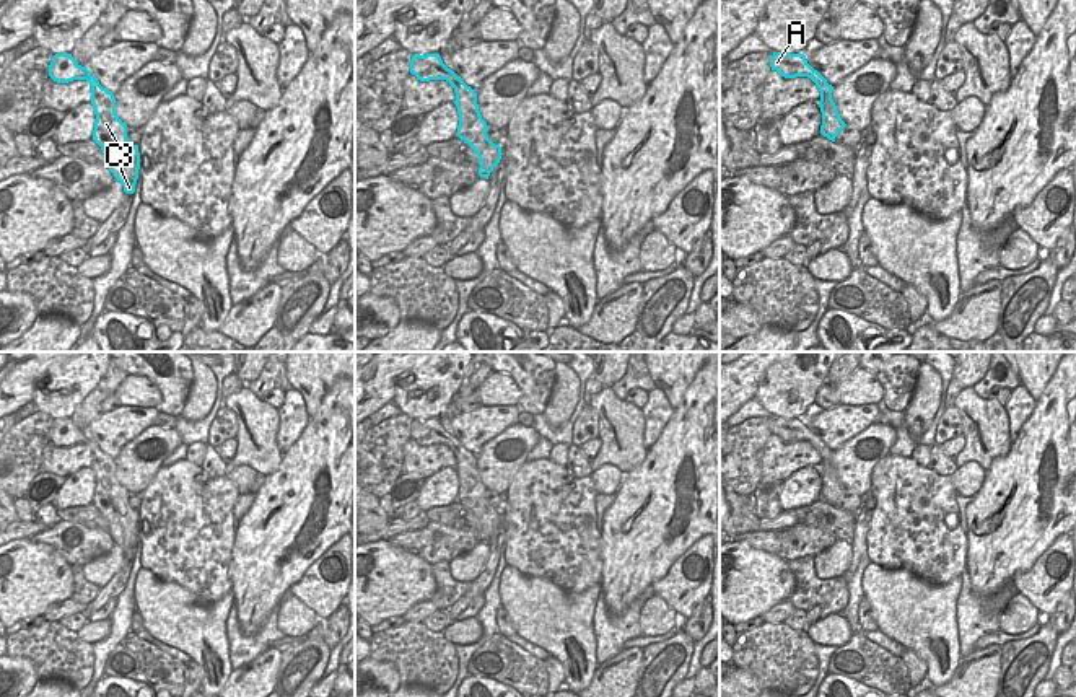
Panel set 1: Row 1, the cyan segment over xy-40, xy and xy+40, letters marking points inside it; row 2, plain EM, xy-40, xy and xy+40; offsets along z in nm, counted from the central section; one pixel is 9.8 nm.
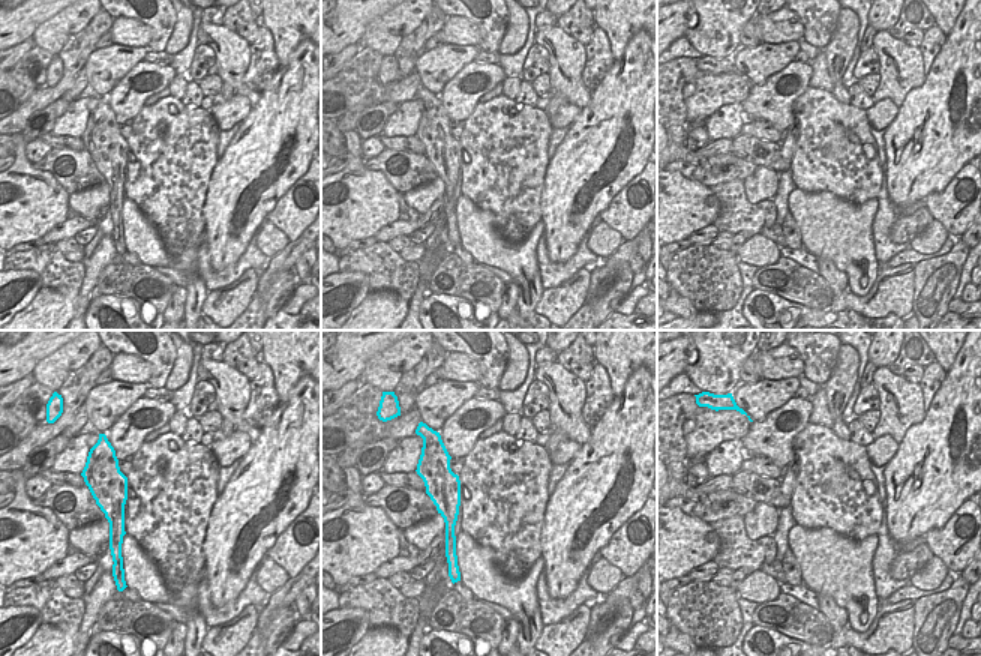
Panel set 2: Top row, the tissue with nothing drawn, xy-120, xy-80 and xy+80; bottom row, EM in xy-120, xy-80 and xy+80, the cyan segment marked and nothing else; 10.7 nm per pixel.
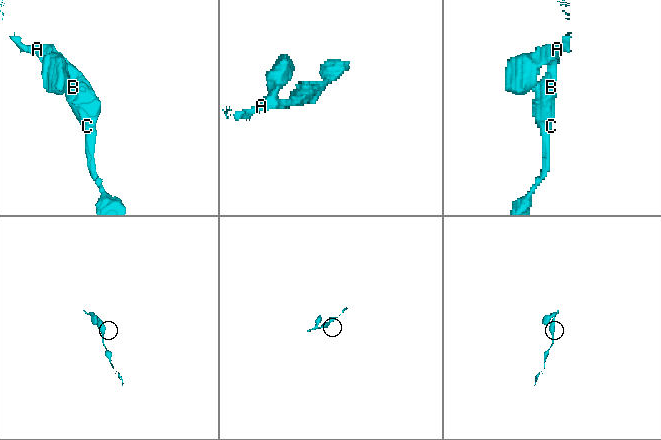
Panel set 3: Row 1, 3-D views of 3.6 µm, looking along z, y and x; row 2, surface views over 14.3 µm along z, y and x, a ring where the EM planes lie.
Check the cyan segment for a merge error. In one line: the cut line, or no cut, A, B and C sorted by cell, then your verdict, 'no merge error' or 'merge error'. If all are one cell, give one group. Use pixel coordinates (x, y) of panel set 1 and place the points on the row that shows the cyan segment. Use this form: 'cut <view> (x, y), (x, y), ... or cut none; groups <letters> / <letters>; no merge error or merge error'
cut none; groups A B C; no merge error

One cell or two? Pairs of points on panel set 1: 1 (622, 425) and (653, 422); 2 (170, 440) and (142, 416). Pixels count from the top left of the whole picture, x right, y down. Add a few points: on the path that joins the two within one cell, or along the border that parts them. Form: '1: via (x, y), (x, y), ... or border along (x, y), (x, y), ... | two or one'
1: border along (640, 409), (643, 417), (643, 447), (647, 450) | two
2: border along (152, 424), (121, 448) | two

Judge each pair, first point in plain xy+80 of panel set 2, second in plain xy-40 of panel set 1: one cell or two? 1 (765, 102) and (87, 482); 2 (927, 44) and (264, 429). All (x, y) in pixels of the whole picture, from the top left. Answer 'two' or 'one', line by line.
1: two
2: two

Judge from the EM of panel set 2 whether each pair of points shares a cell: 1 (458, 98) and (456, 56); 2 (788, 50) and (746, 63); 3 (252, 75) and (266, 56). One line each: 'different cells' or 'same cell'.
1: different cells
2: same cell
3: same cell

